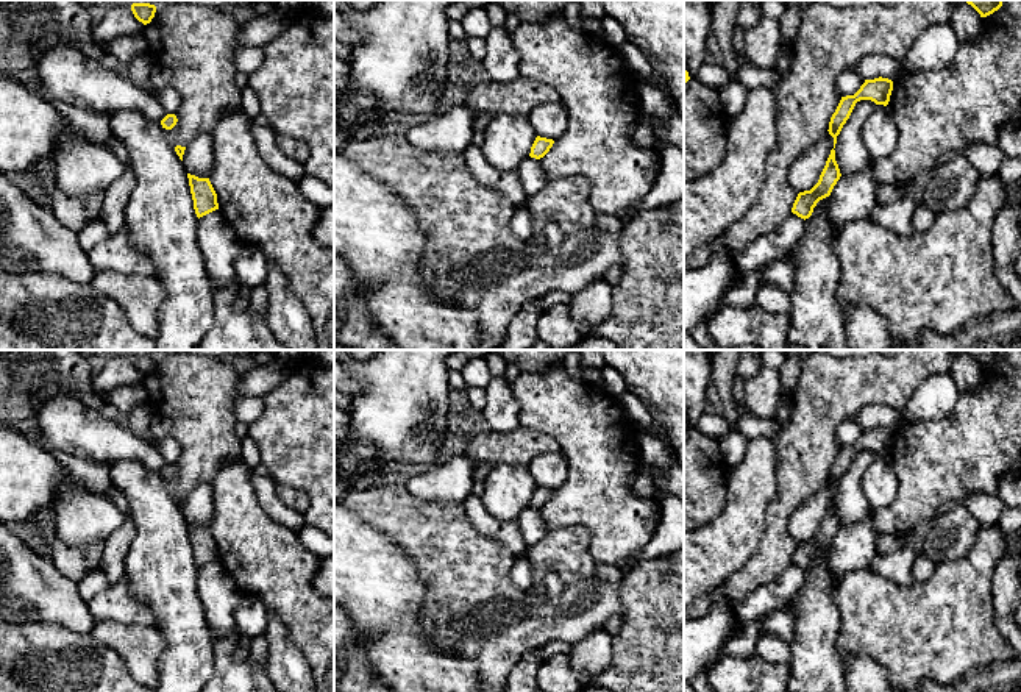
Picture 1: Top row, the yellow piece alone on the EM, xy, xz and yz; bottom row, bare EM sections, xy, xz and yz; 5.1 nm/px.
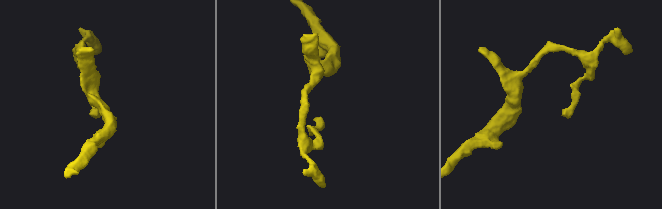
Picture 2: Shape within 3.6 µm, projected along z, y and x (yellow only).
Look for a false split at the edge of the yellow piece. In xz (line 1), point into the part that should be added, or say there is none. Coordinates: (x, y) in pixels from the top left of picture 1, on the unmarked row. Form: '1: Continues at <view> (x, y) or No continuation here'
1: No continuation here

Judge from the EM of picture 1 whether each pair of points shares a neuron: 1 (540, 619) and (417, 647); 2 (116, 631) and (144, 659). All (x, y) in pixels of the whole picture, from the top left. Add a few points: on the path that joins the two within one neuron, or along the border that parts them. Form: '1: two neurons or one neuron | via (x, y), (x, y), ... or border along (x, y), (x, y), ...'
1: two neurons | border along (420, 608), (420, 624), (436, 647), (467, 659)
2: one neuron | via (122, 638), (138, 653)

